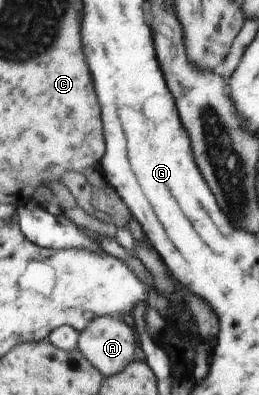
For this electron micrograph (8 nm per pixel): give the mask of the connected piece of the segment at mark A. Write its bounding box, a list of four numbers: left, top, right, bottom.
[78,317,137,378]

